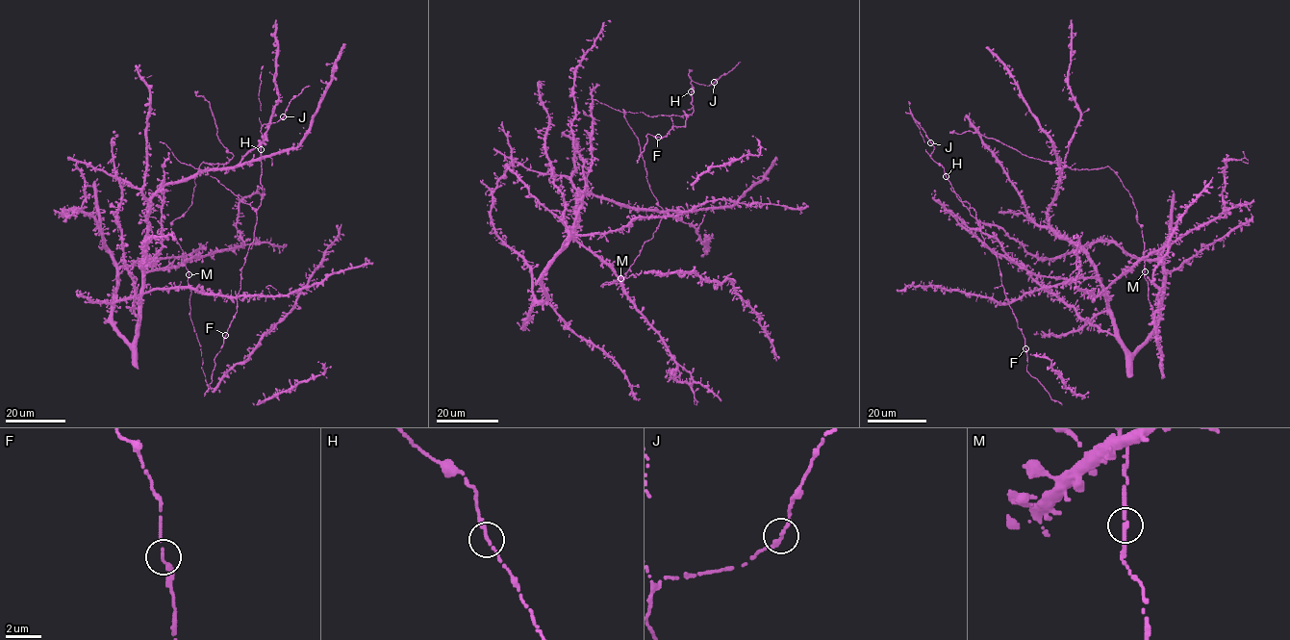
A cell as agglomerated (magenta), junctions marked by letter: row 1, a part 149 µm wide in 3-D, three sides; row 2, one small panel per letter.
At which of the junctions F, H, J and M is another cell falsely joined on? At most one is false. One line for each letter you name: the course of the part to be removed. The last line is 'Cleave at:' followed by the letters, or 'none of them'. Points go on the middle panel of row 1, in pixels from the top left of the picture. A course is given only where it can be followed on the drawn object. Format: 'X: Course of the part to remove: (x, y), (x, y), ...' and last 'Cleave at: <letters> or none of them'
Cleave at: none of them

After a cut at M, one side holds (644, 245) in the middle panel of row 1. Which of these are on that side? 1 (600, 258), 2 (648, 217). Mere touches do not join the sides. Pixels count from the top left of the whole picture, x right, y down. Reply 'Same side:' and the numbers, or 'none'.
Same side: none

